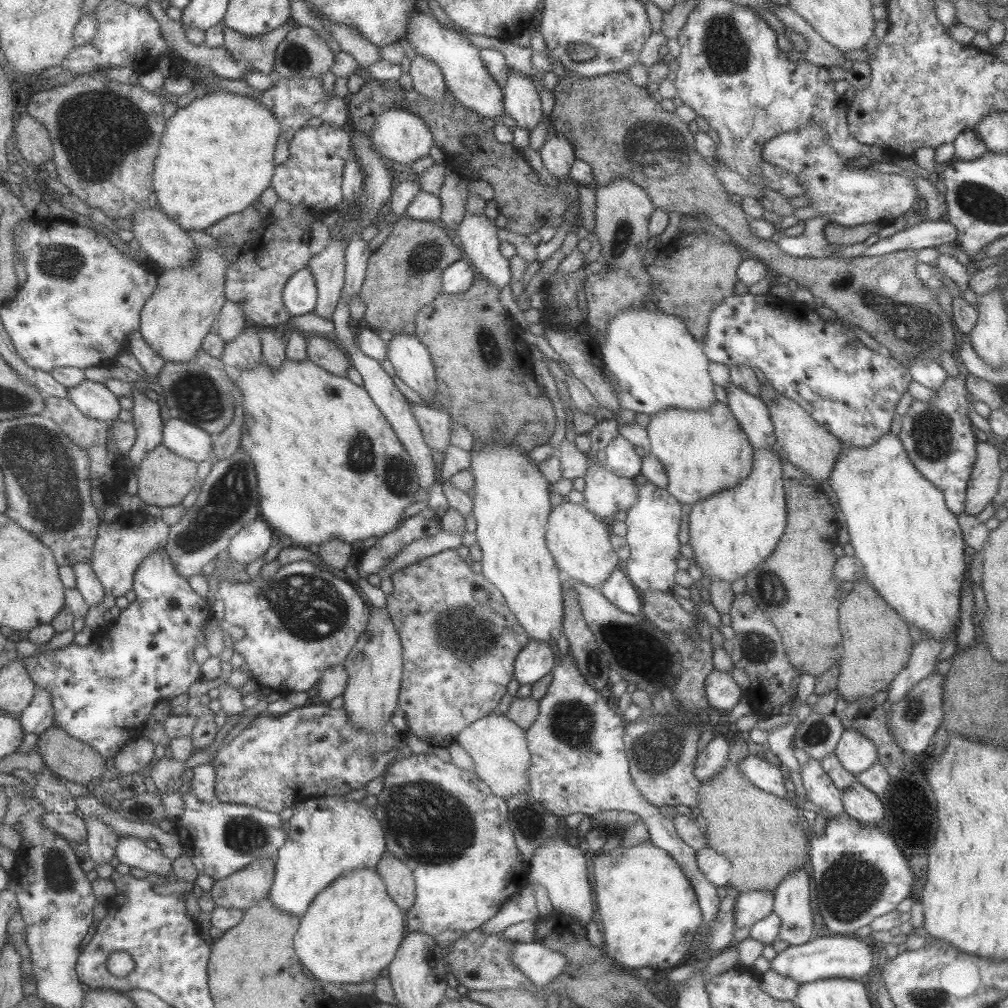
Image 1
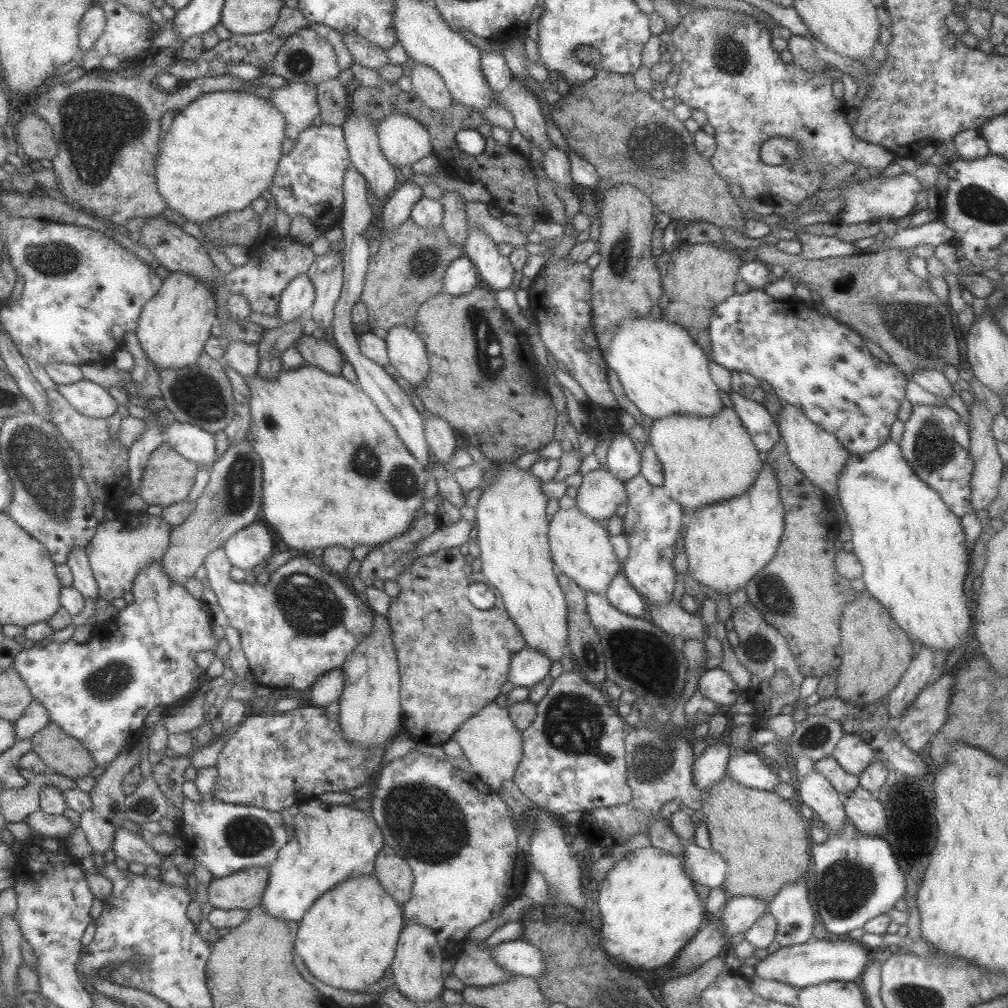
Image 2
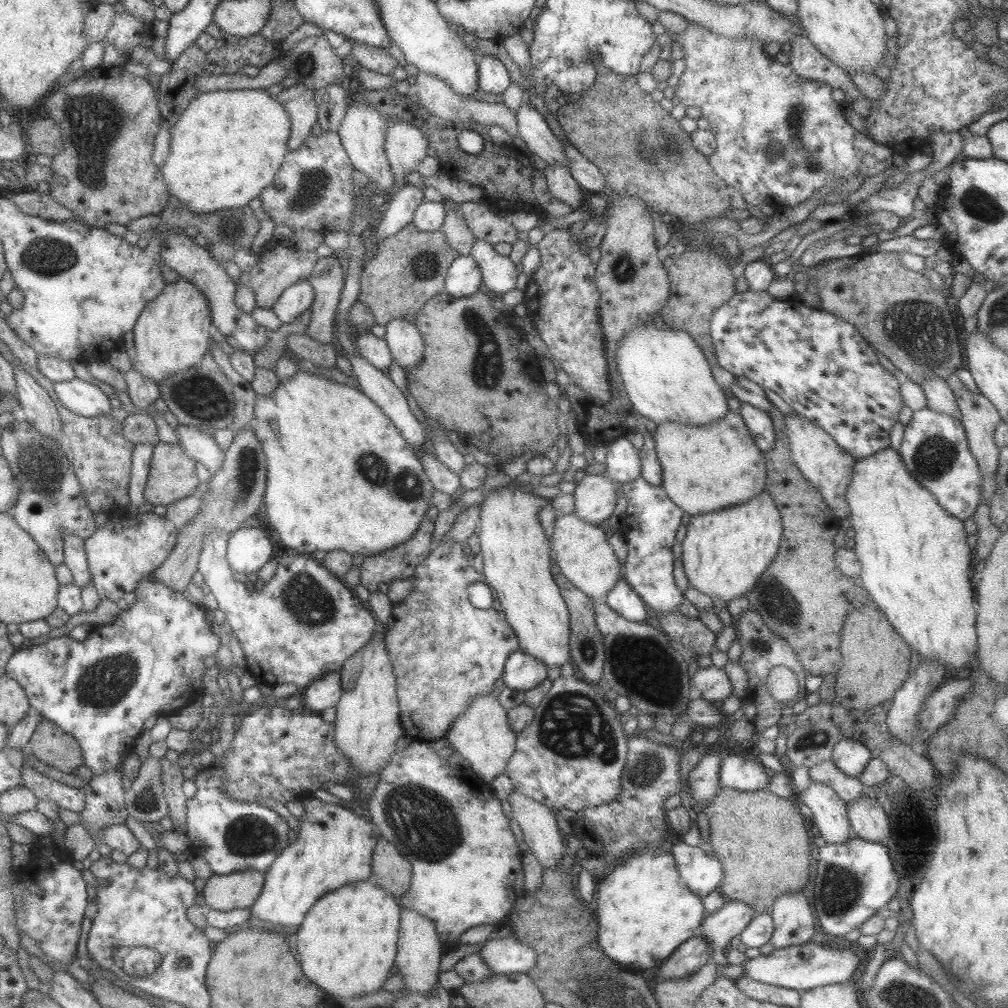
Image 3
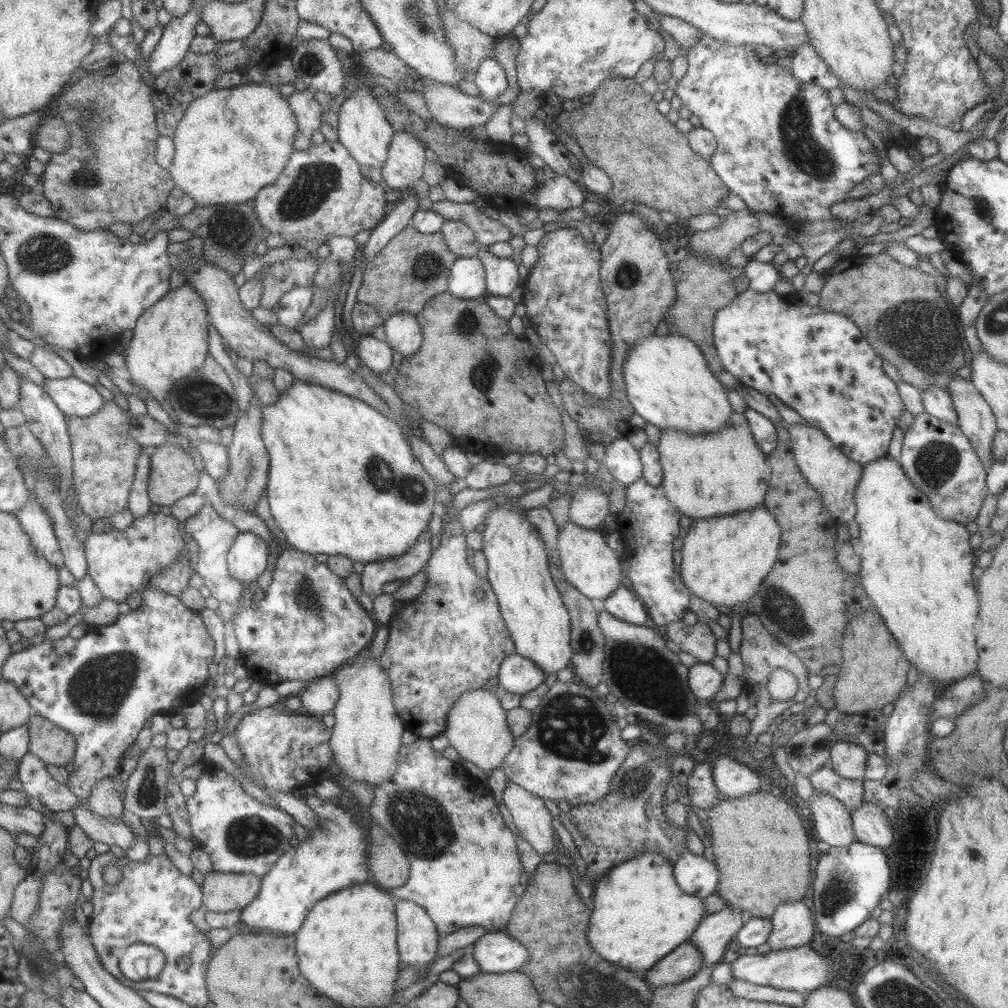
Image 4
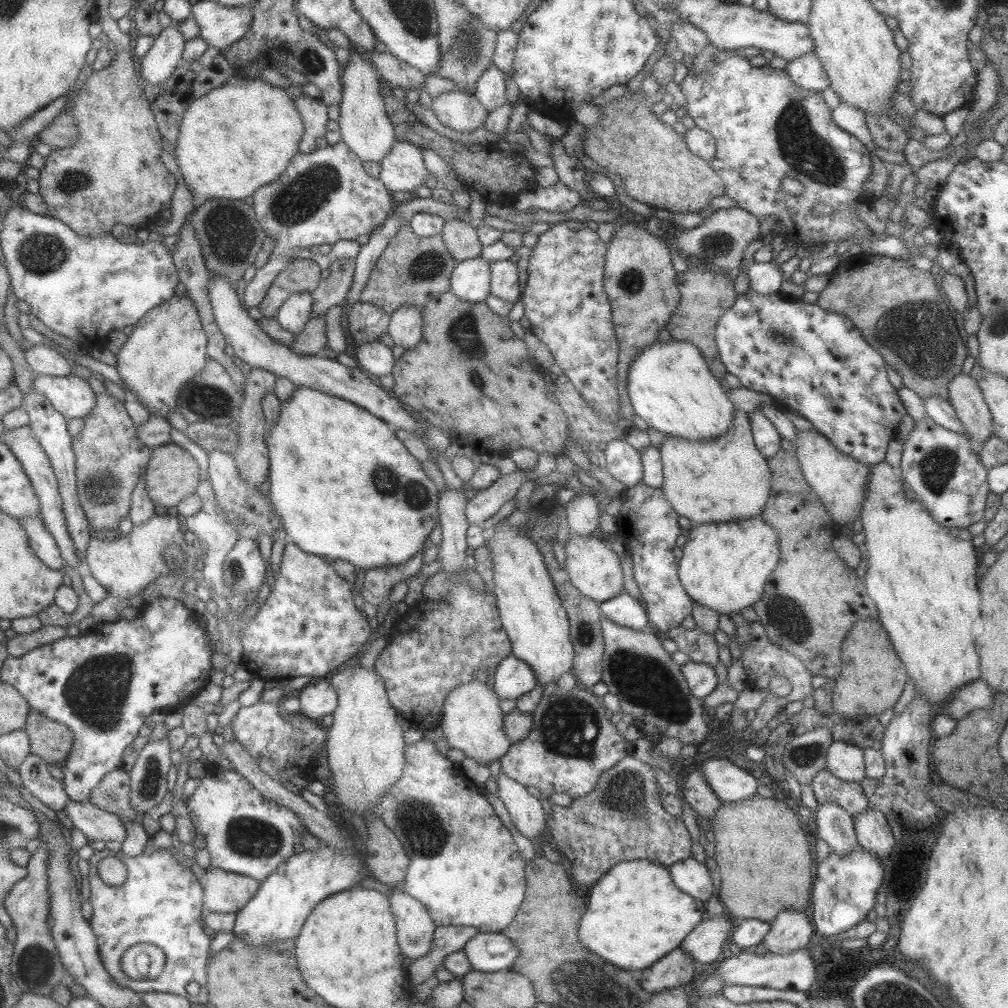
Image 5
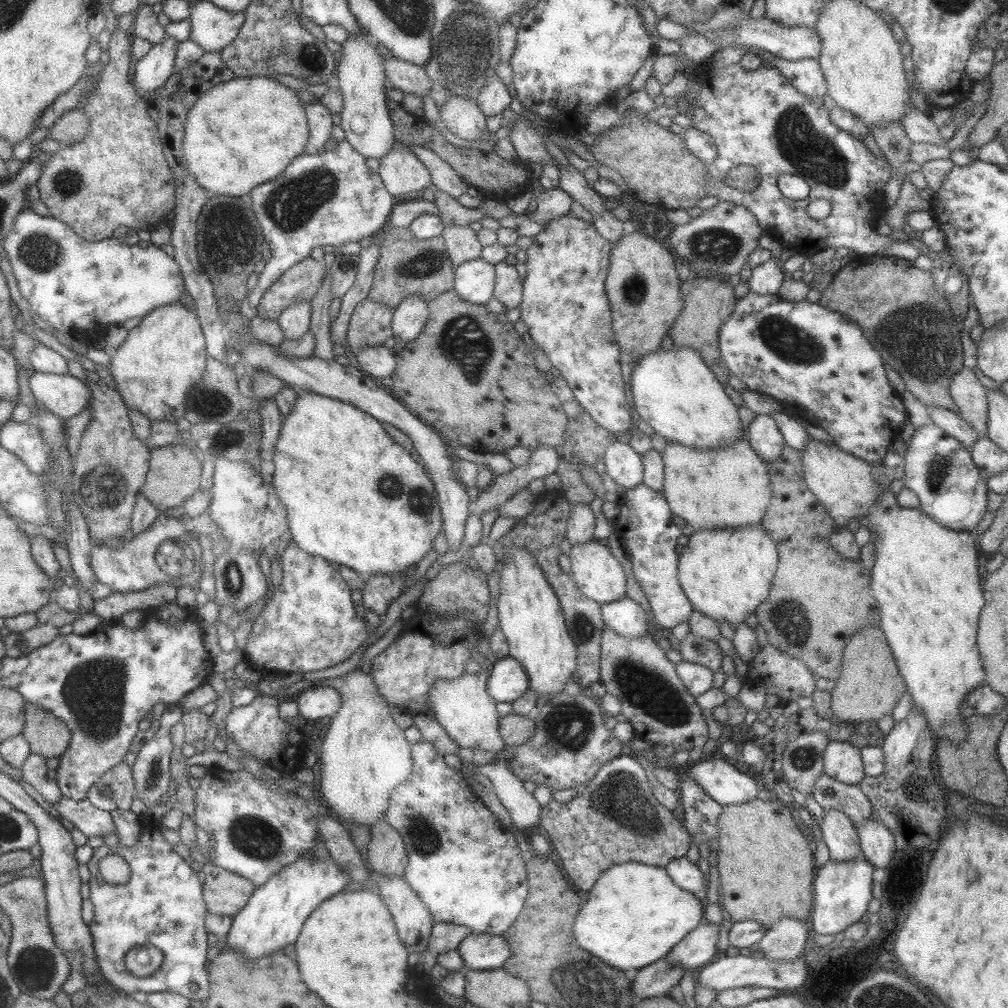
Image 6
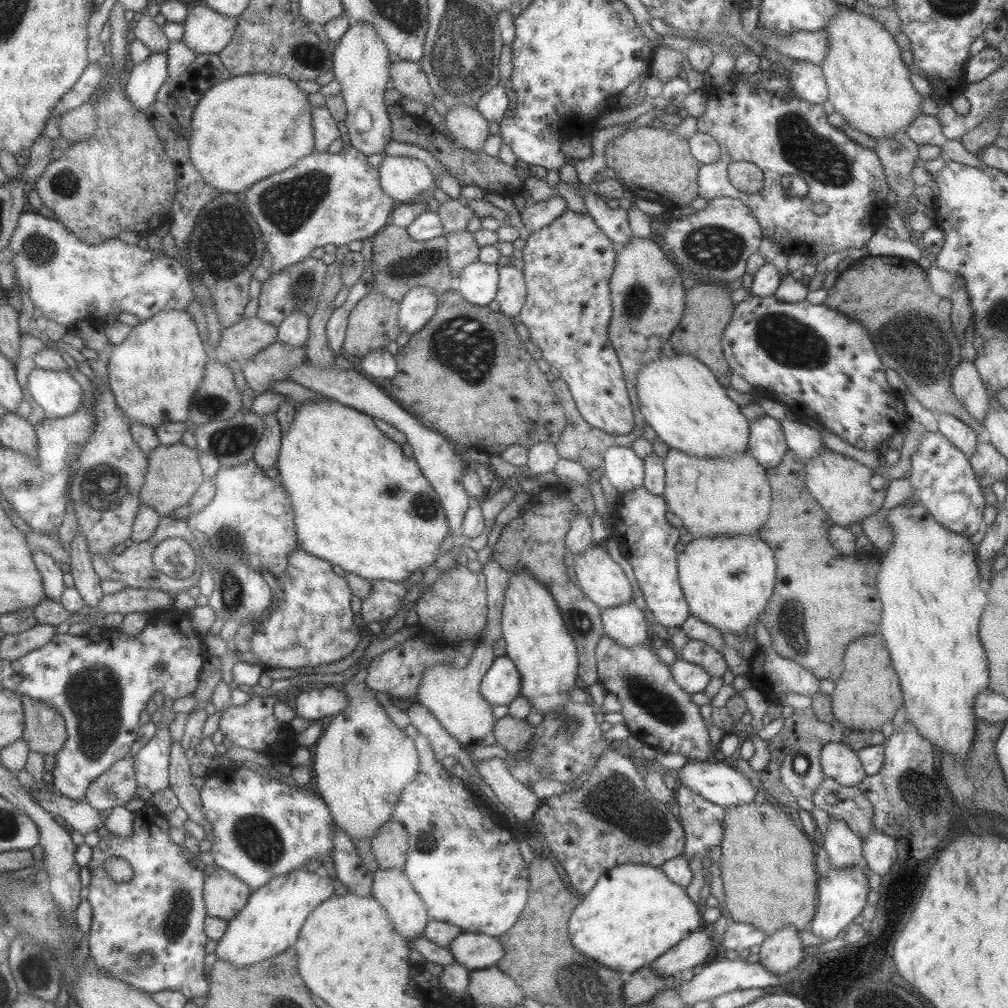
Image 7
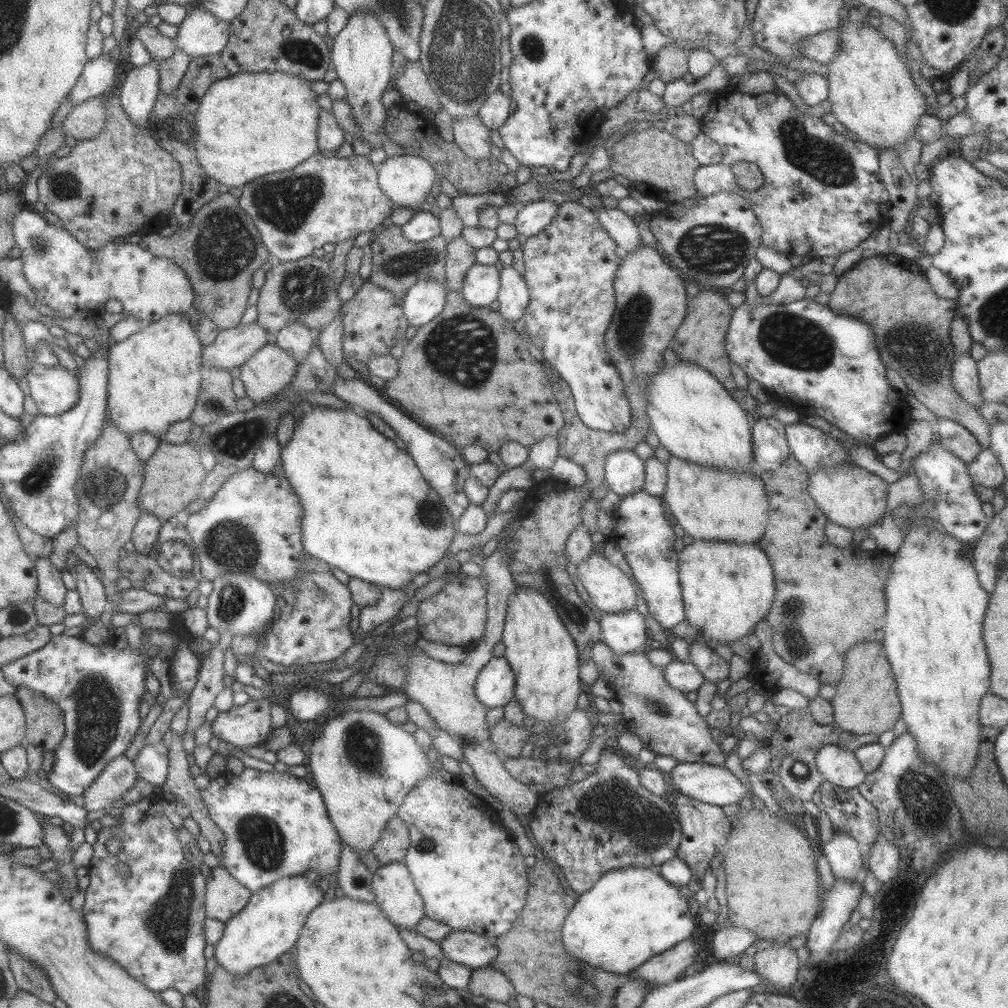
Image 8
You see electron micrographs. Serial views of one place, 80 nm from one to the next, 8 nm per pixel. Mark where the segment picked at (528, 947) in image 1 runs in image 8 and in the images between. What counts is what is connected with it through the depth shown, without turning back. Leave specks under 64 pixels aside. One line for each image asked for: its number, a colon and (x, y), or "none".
2: (518, 957)
3: (507, 955)
4: (495, 952)
5: (487, 951)
6: (479, 951)
7: (474, 951)
8: (470, 949)

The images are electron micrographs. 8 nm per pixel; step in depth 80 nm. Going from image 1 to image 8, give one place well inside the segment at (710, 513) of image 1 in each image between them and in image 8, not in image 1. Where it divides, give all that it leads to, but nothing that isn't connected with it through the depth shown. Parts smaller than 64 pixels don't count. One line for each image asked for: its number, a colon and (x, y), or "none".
2: (726, 543)
3: (724, 552)
4: (725, 558)
5: (724, 565)
6: (726, 573)
7: (726, 581)
8: (726, 588)

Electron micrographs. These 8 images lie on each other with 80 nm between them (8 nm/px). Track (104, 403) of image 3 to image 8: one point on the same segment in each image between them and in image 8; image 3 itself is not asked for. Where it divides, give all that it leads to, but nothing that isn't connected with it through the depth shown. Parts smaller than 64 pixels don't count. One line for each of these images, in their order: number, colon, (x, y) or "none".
4: (73, 397)
5: (71, 396)
6: (65, 396)
7: (57, 393)
8: (54, 390)

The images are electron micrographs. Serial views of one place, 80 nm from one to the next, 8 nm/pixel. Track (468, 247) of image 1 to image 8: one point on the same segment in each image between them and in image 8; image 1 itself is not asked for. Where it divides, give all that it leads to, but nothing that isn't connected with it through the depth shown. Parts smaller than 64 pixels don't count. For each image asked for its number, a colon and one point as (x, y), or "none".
2: (494, 270)
3: (498, 272)
4: (501, 276)
5: (503, 273)
6: (507, 289)
7: (511, 293)
8: (513, 295)

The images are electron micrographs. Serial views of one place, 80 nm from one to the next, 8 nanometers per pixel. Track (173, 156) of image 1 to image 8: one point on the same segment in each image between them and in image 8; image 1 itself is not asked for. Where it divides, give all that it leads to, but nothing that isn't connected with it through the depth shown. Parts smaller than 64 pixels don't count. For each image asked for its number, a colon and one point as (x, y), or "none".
2: (221, 151)
3: (227, 145)
4: (230, 142)
5: (239, 136)
6: (241, 132)
7: (244, 128)
8: (247, 125)

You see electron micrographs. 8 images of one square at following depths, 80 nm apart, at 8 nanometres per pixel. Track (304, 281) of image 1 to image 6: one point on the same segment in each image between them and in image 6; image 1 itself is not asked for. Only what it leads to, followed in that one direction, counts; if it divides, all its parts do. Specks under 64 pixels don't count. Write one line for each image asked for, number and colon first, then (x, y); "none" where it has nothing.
2: (296, 299)
3: (295, 299)
4: (291, 306)
5: (293, 314)
6: (294, 321)

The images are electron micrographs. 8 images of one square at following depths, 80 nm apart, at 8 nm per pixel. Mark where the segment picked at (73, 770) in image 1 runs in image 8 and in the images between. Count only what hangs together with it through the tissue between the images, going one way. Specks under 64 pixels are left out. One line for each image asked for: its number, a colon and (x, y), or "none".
2: (63, 754)
3: (49, 744)
4: (53, 745)
5: (48, 739)
6: (47, 735)
7: (43, 731)
8: (44, 721)

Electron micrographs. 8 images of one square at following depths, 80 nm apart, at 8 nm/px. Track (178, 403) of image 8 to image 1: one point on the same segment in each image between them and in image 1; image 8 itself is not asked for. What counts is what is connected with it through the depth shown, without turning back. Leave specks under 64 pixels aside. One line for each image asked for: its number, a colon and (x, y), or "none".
1: (174, 320)
2: (174, 324)
3: (170, 335)
4: (169, 341)
5: (167, 347)
6: (162, 357)
7: (152, 374)

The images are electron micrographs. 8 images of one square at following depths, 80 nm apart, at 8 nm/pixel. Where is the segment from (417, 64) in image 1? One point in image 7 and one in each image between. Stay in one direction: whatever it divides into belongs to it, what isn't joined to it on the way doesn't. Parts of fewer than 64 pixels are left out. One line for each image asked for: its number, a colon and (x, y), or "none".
2: (426, 83)
3: (434, 95)
4: (449, 107)
5: (461, 112)
6: (461, 116)
7: (468, 128)

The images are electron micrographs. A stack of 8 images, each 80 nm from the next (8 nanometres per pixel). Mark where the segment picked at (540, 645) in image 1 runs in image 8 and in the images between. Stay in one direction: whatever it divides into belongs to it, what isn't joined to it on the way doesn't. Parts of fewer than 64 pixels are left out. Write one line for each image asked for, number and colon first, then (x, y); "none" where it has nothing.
2: (527, 667)
3: (521, 671)
4: (517, 675)
5: (512, 677)
6: (507, 681)
7: (500, 684)
8: (494, 684)

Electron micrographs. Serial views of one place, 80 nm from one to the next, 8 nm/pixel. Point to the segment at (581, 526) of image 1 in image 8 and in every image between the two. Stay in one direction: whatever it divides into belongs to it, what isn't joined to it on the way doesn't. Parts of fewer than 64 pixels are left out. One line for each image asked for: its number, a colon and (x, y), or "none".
2: (579, 547)
3: (582, 553)
4: (593, 568)
5: (593, 568)
6: (597, 574)
7: (602, 581)
8: (609, 589)

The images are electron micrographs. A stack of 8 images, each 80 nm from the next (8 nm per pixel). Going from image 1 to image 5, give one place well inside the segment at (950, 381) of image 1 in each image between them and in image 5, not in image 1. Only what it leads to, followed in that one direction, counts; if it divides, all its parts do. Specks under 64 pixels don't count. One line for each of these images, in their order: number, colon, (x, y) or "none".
2: (935, 440)
3: (934, 449)
4: (937, 458)
5: (944, 474)

